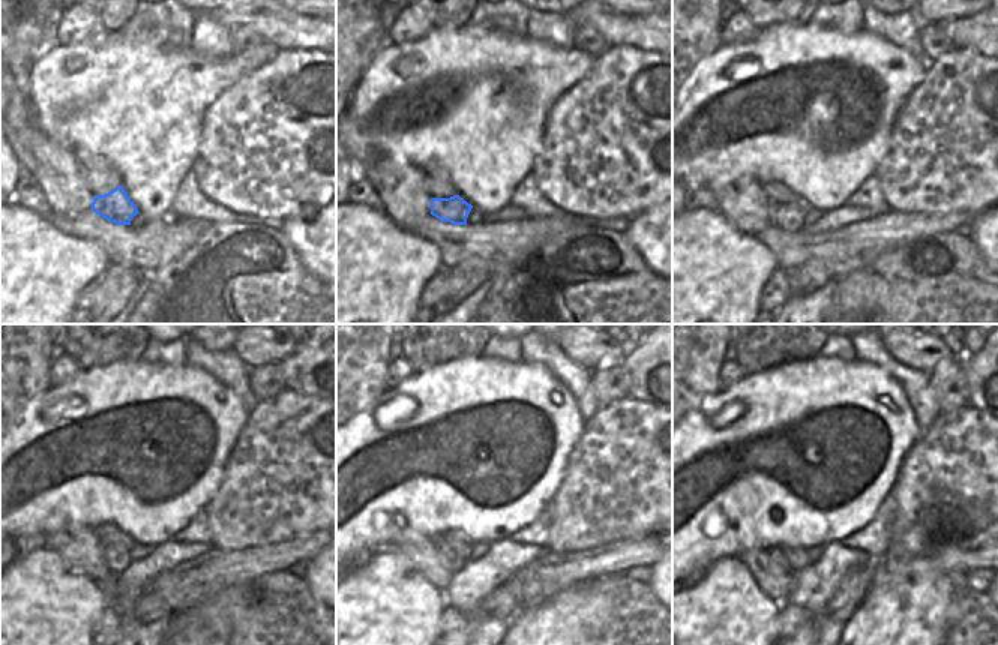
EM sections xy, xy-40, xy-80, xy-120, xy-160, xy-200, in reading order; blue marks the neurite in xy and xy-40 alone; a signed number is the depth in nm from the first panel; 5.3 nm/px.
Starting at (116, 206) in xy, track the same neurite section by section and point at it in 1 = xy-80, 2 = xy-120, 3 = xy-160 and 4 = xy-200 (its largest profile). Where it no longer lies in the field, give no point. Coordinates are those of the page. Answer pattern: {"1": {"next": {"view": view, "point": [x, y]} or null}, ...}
{"1": {"next": {"view": "xy-80", "point": [787, 216]}}, "2": {"next": {"view": "xy-120", "point": [116, 557]}}, "3": {"next": {"view": "xy-160", "point": [444, 554]}}, "4": {"next": {"view": "xy-200", "point": [776, 555]}}}

